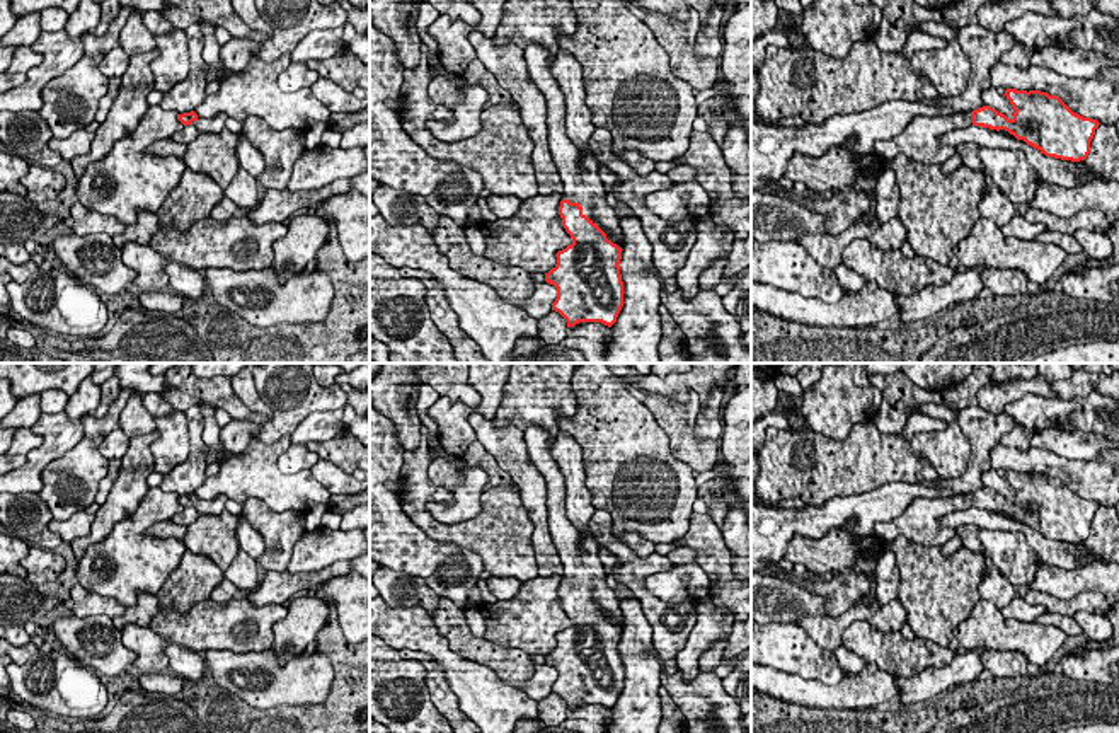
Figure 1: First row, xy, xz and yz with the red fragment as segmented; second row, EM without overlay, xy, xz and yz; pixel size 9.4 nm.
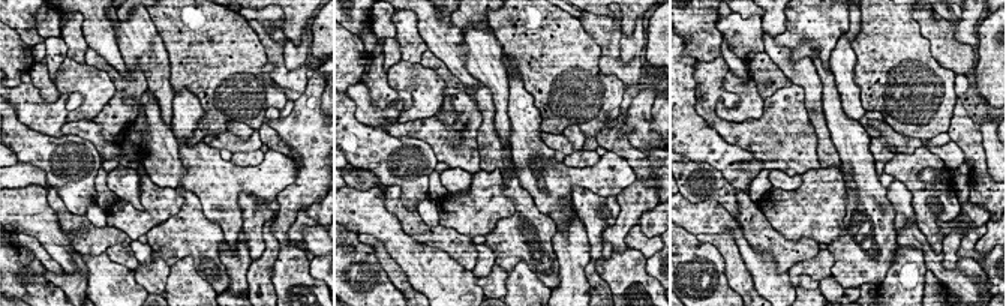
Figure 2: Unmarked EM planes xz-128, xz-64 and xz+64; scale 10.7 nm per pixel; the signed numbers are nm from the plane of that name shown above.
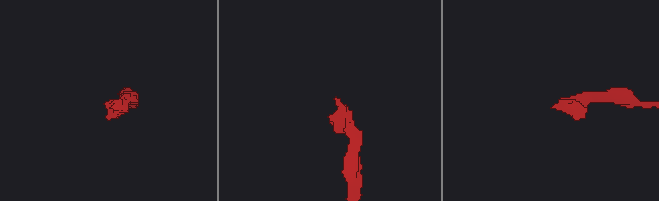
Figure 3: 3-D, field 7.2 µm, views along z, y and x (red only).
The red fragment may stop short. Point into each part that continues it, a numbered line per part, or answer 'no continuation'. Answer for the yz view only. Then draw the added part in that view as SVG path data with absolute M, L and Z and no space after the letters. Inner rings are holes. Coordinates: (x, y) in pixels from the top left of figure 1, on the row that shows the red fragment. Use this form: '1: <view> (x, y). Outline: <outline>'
1: yz (920, 140). Outline: M955 113L949 116L916 116L906 124L904 131L891 140L875 141L874 152L886 159L904 153L908 159L937 165L950 159L957 150L944 143L940 138L949 131L974 126L971 113Z

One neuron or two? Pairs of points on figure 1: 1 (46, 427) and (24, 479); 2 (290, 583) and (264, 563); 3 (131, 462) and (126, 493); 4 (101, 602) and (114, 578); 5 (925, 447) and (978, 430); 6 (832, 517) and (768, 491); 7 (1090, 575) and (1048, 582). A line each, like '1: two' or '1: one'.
1: one
2: two
3: one
4: two
5: two
6: two
7: one

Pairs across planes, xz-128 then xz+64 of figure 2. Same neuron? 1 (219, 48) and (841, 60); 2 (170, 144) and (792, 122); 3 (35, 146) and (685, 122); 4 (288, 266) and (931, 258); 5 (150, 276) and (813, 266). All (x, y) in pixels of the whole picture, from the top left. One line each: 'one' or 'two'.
1: two
2: two
3: one
4: one
5: two

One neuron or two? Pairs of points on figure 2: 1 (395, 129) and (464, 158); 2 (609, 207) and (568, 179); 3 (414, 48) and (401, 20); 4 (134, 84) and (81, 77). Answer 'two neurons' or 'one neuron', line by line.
1: one neuron
2: two neurons
3: one neuron
4: two neurons

